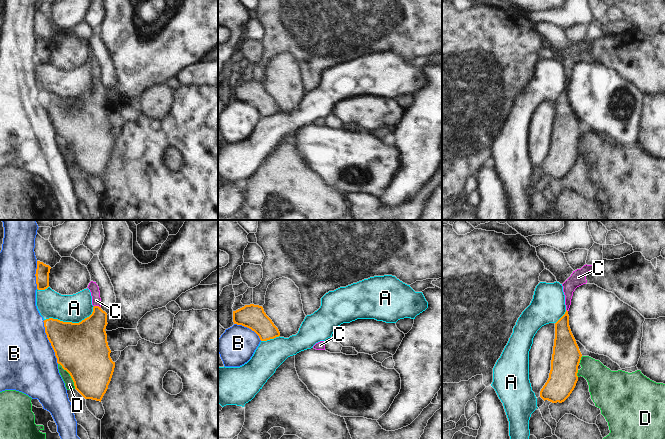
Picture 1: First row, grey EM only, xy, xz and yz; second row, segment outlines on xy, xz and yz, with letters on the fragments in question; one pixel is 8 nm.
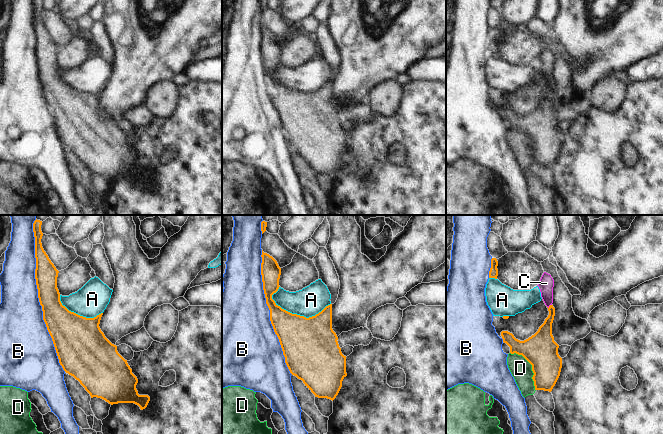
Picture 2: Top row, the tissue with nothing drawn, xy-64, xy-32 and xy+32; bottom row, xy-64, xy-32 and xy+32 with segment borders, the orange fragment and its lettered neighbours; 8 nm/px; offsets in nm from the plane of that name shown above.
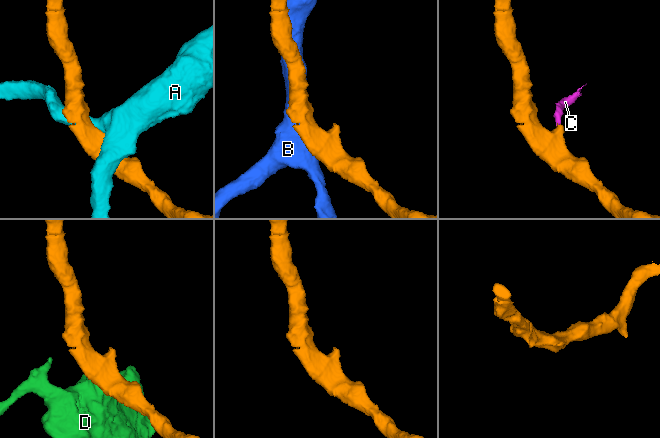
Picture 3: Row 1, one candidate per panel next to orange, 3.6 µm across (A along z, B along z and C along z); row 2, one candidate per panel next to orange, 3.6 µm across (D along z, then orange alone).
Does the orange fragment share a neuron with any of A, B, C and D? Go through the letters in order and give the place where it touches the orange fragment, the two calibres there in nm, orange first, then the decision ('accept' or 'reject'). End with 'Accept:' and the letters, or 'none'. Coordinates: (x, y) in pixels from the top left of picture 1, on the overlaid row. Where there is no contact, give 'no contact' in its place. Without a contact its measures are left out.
A: xy (71, 322) | 420/220 nm | reject
B: xy (49, 341) | 400/460 nm | reject
C: xy (97, 306) | 280/80 nm | accept
D: xy (70, 375) | 420/80 nm | reject
Accept: C

